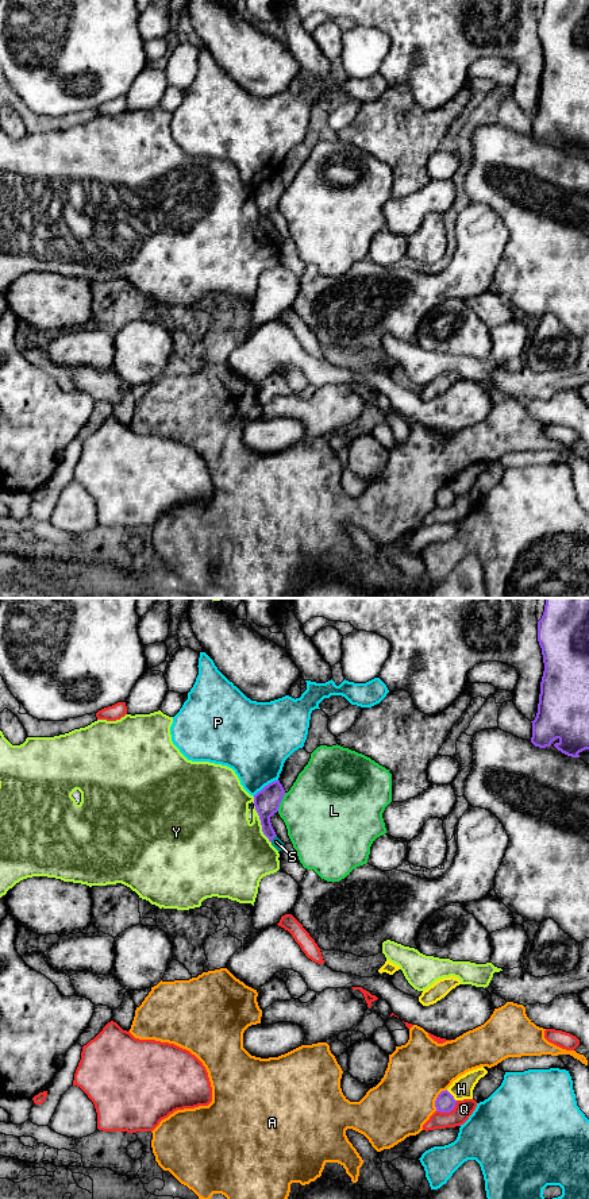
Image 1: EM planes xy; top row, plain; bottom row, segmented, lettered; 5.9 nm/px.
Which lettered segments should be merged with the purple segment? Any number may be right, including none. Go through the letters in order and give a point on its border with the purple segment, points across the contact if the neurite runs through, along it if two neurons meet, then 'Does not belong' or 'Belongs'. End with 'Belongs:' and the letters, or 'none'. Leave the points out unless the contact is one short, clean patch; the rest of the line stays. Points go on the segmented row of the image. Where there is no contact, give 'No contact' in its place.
A: Touches purple at xy (437, 1099). Does not belong
H: Touches purple at xy (451, 1095). Does not belong
L: Touches purple at xy (280, 802). Does not belong
P: Touches purple at xy (265, 786). Does not belong
Q: Touches purple at xy (447, 1111). Does not belong
S: Touches purple at xy (273, 837). Boundary: xy (276, 835), (270, 841). Does not belong
Y: Touches purple at xy (261, 824). Does not belong
Belongs: none

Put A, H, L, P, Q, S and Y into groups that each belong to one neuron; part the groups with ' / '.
A / H / L / P / Q / S / Y

